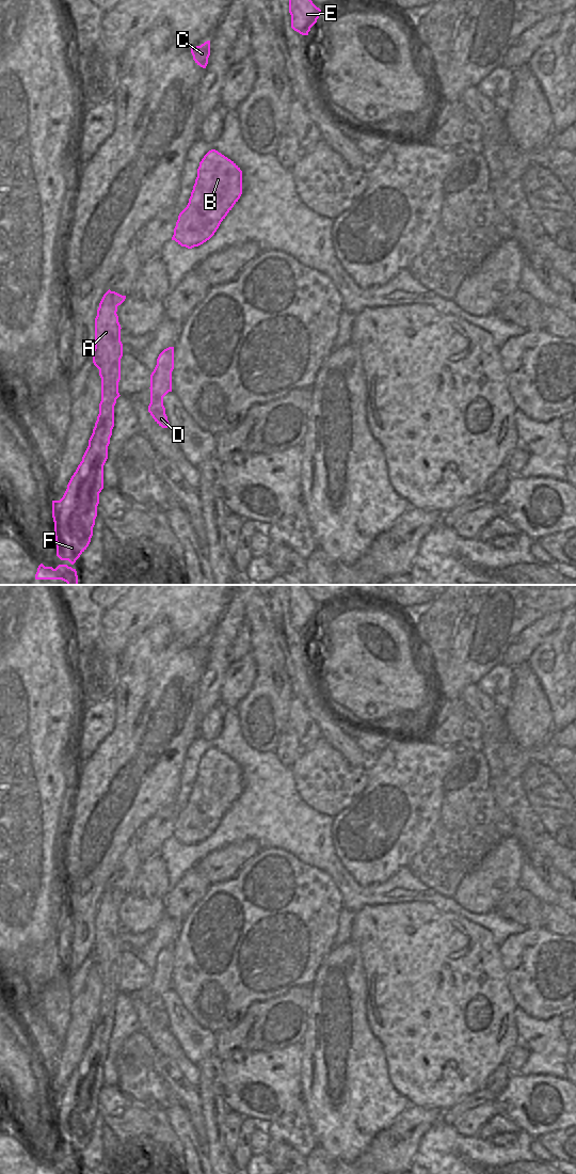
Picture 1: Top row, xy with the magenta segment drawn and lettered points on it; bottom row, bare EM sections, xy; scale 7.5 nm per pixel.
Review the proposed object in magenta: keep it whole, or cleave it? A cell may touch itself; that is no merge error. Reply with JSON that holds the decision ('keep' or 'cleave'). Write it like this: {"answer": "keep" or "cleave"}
{"answer": "cleave"}

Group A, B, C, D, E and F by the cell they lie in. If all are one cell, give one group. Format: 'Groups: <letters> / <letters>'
Groups: A F / B C D E.

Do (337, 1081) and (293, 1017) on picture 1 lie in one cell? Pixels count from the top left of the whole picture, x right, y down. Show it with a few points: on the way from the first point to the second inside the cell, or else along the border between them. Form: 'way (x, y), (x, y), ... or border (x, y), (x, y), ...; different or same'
border (309, 1008), (306, 1028), (301, 1042); different

